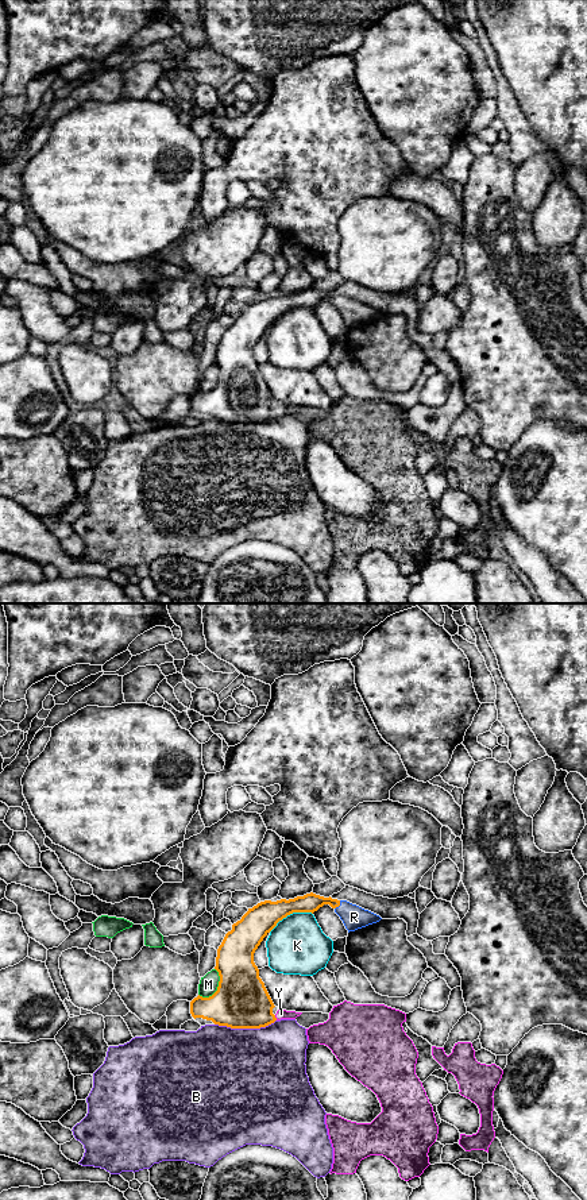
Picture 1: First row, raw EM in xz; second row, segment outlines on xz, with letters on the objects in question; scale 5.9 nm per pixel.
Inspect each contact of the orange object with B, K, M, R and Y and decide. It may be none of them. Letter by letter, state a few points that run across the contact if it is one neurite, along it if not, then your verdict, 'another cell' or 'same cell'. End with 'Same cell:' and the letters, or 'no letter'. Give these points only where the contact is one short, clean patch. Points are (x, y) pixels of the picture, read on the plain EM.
B: another cell
K: another cell
M: another cell
R: xz (311, 297), (329, 296), (339, 300), (354, 312) | same cell
Y: another cell
Same cell: R

